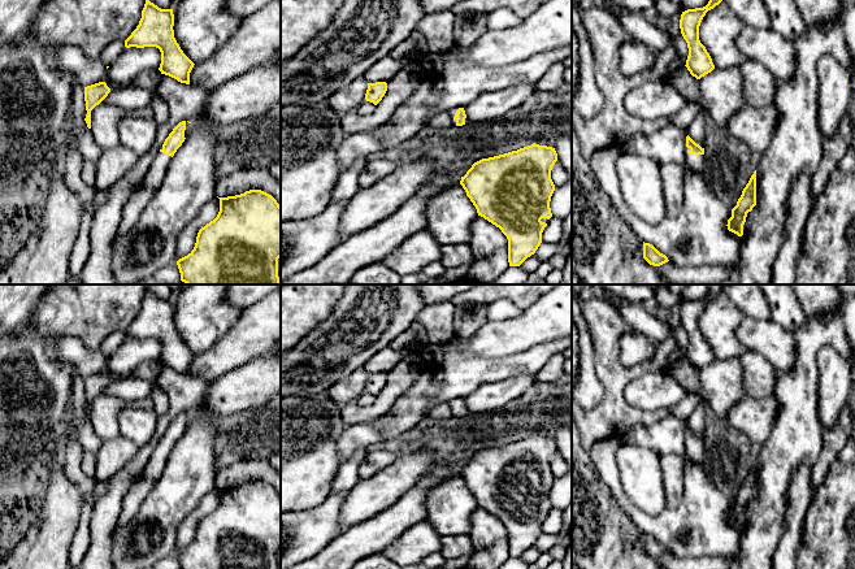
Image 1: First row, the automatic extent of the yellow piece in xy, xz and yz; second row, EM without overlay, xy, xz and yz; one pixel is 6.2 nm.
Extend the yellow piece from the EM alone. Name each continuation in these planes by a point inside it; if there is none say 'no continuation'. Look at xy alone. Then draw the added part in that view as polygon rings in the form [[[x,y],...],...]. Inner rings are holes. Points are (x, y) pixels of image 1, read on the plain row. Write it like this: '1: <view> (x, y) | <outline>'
1: xy (248, 469) | [[[243,459],[217,472],[214,485],[227,488],[261,481],[272,486],[281,498],[281,470],[273,468],[266,459]]]

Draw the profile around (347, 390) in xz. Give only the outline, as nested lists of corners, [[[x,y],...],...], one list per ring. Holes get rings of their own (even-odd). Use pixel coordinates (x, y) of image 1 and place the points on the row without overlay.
[[[359,369],[352,372],[347,378],[331,386],[326,394],[340,407],[355,401],[364,391],[368,381],[368,372]]]

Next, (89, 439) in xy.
[[[74,372],[71,382],[71,405],[74,411],[71,422],[77,429],[78,442],[81,447],[84,452],[96,453],[101,448],[104,442],[96,434],[91,420],[87,418],[87,414],[84,412],[87,405],[84,378],[78,372]]]

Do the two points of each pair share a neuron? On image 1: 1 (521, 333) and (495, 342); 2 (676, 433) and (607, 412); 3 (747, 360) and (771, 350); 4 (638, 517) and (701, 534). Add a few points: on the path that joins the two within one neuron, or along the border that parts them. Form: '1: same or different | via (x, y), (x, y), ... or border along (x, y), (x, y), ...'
1: same | via (515, 335), (502, 339)
2: different | border along (669, 413), (650, 425), (633, 425), (623, 435)
3: different | border along (746, 348), (759, 352), (776, 369)
4: same | via (654, 525), (685, 528)

